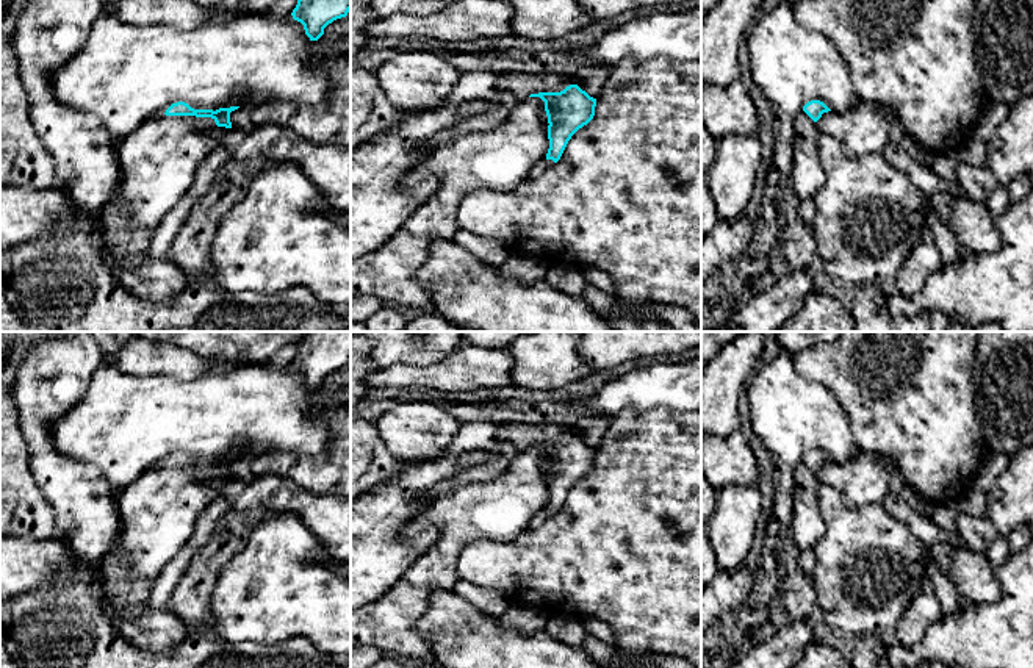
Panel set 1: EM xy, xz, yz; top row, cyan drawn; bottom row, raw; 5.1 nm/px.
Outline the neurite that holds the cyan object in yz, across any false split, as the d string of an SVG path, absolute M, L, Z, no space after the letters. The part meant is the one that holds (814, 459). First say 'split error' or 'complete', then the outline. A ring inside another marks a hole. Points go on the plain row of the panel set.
split error; M811 451L803 461L794 468L792 490L792 537L798 549L814 549L822 540L825 523L819 508L819 482L815 472L823 463L831 461L823 452Z

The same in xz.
split error; M509 422L499 430L499 440L518 449L540 447L545 452L549 474L546 510L554 513L560 510L571 487L595 466L596 449L578 435L570 435L565 426Z

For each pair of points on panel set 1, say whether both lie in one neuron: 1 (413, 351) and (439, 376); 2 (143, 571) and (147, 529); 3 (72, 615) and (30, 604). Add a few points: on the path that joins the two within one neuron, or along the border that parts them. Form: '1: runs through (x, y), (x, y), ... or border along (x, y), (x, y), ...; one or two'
1: border along (459, 348), (428, 365), (390, 365); two
2: runs through (143, 560), (147, 540); one
3: runs through (61, 615), (41, 609); one

